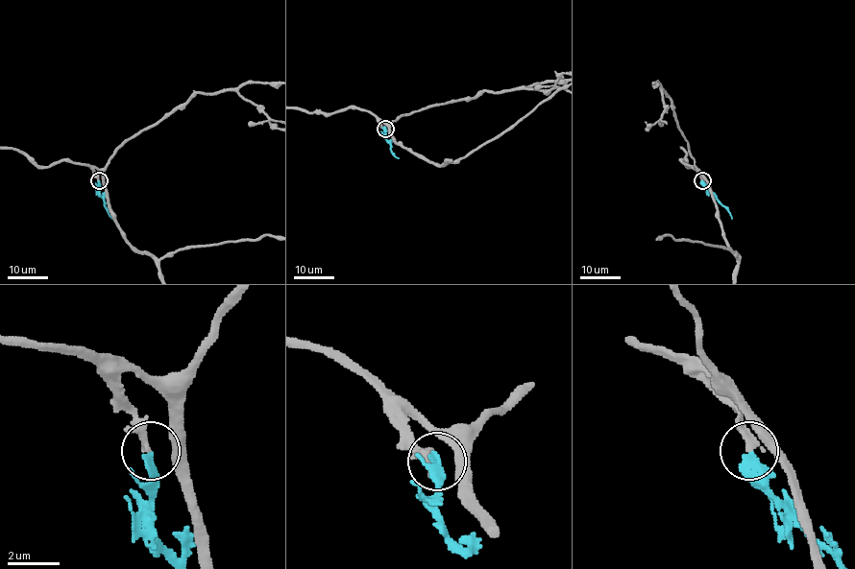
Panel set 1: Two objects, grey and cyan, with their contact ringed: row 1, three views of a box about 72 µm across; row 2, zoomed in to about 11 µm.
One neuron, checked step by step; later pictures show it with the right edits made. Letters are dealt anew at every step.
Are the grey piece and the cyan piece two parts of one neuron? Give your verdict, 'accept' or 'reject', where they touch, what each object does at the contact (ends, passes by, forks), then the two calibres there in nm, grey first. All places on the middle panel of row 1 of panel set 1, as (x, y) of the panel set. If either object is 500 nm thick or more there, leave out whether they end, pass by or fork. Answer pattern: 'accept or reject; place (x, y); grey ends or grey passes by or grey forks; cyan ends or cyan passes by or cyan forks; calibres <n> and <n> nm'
accept; place (385, 129); grey ends; cyan ends; calibres 240 and 280 nm

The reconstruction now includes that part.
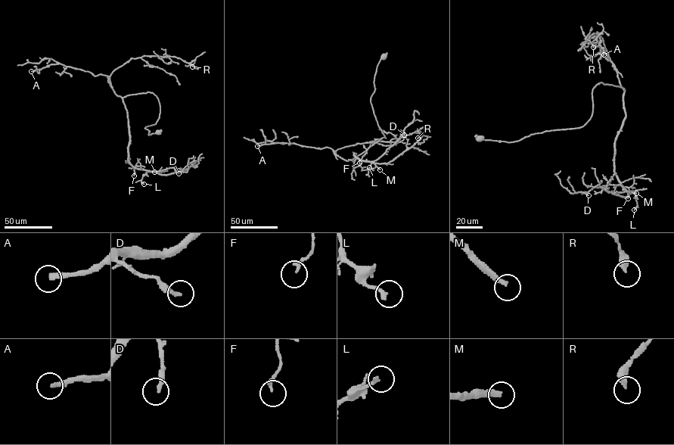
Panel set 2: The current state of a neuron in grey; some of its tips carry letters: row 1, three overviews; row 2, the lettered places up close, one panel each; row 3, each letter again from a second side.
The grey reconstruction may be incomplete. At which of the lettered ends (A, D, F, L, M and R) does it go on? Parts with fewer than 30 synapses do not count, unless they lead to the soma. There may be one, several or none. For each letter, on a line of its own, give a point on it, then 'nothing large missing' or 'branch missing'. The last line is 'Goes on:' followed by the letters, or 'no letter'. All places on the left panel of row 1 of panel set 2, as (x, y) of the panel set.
A: (31, 71) | branch missing
D: (178, 173) | nothing large missing
F: (134, 175) | nothing large missing
L: (144, 184) | nothing large missing
M: (154, 172) | branch missing
R: (192, 66) | nothing large missing
Goes on: A, M

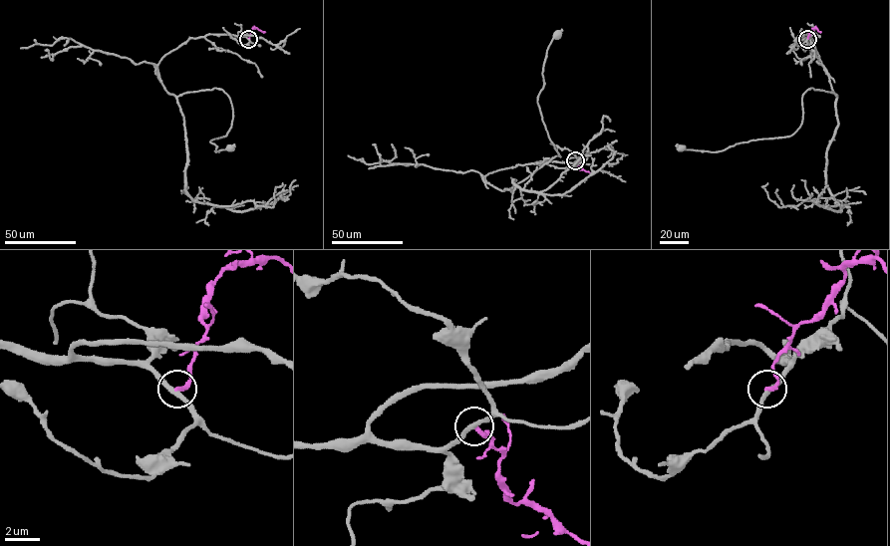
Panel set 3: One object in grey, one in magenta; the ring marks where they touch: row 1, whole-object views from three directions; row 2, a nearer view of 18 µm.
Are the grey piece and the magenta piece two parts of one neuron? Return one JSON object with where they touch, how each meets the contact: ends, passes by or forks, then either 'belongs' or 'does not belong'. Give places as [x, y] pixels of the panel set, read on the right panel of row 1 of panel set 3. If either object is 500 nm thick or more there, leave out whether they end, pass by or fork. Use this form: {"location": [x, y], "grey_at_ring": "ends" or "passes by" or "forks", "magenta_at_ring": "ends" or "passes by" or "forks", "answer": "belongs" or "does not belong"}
{"location": [807, 39], "grey_at_ring": "passes by", "magenta_at_ring": "ends", "answer": "does not belong"}

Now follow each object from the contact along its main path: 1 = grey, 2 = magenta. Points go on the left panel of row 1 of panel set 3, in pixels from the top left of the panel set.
1: (248, 39), (189, 38), (157, 66), (169, 94), (227, 94), (231, 127), (210, 141), (216, 152), (230, 148)
2: (248, 39), (253, 28), (265, 32)

